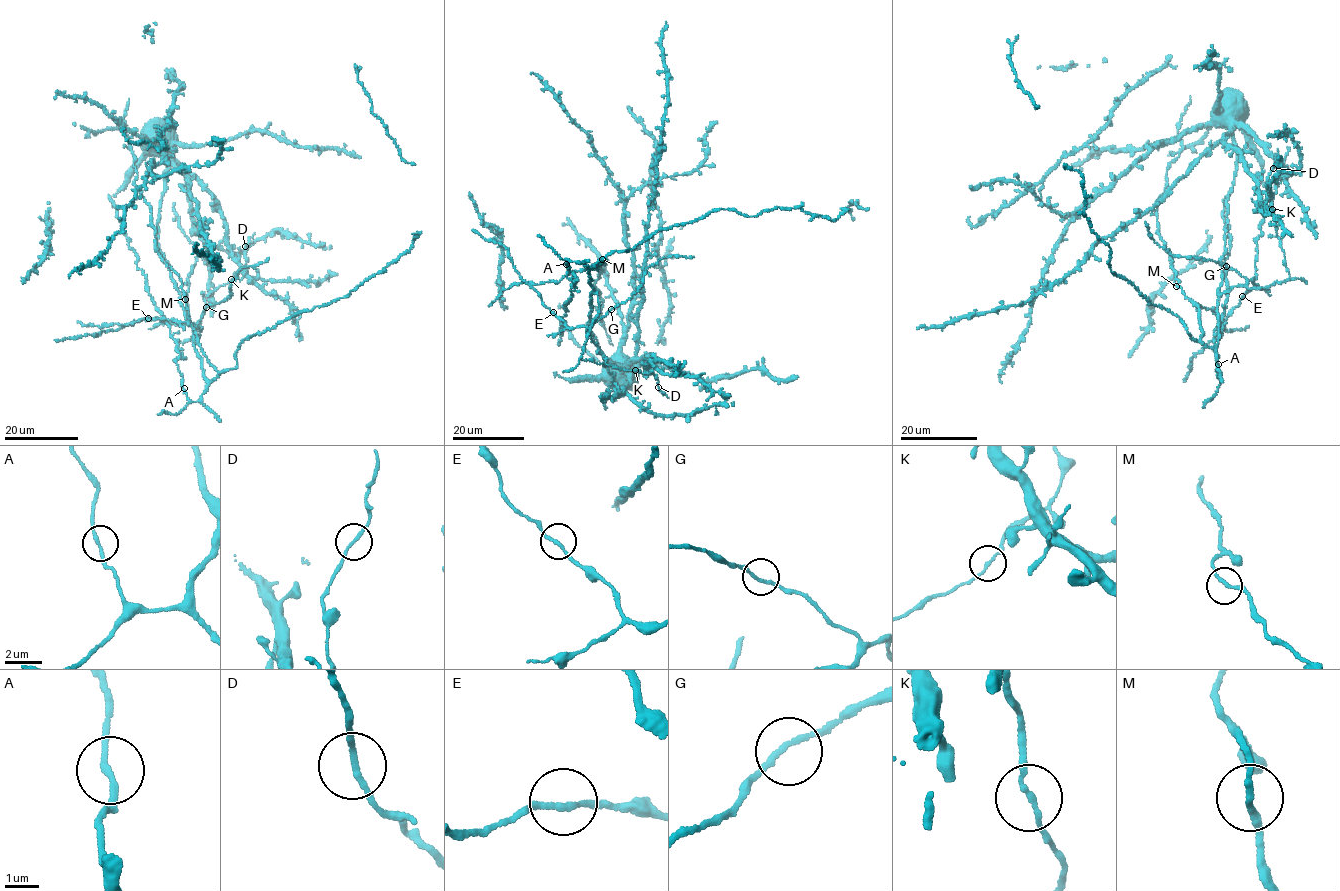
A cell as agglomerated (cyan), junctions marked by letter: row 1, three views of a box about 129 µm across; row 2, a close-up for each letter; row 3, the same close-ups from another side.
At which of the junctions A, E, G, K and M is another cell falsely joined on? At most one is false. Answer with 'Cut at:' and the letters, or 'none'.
Cut at: none

